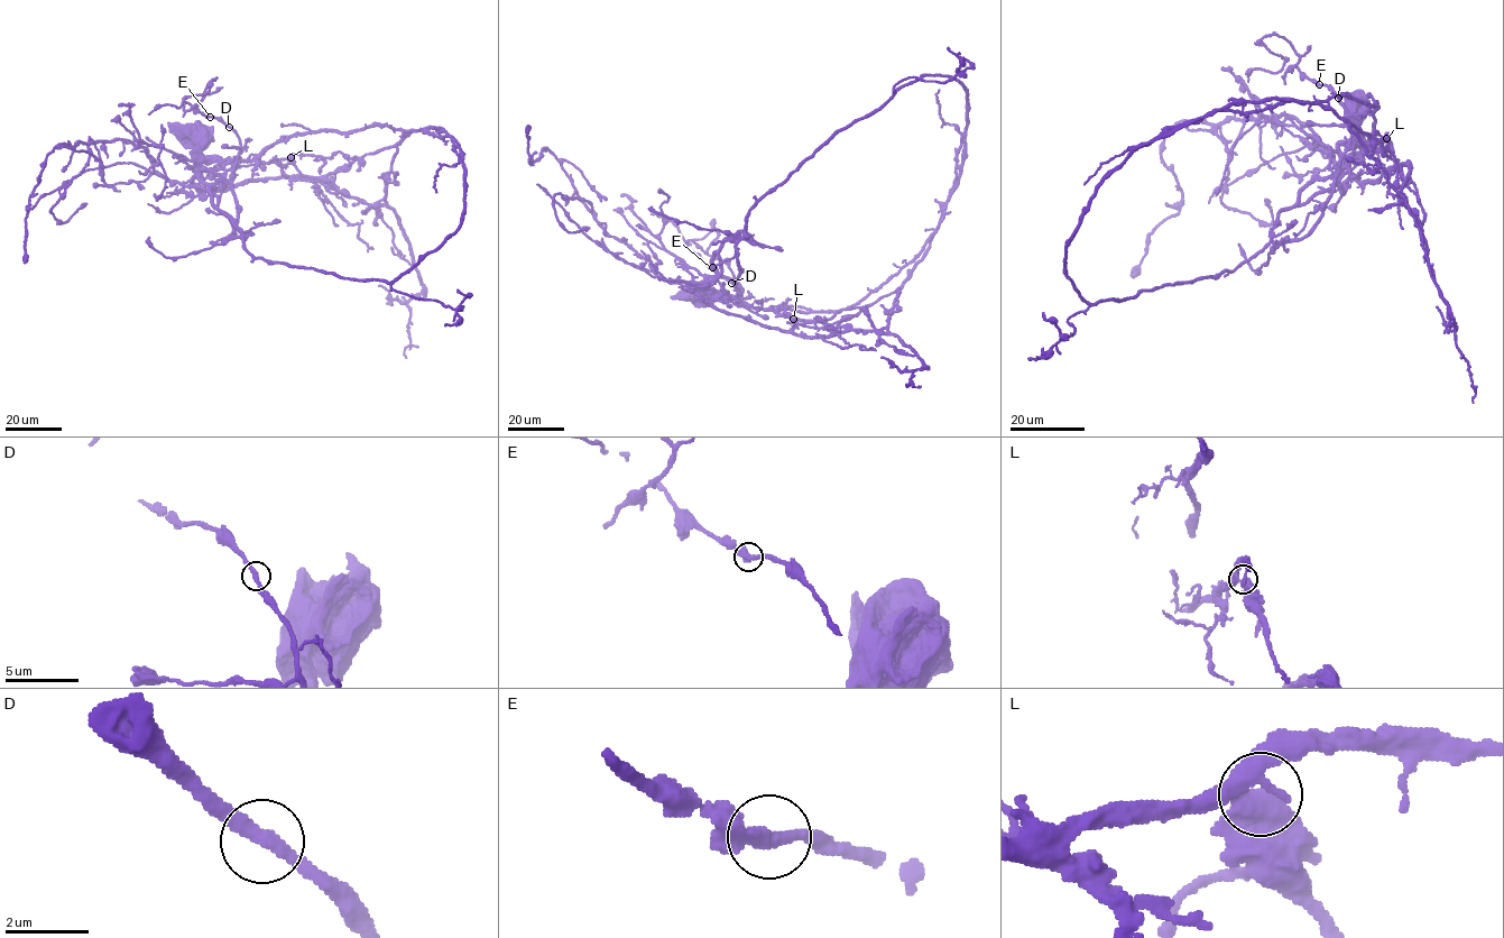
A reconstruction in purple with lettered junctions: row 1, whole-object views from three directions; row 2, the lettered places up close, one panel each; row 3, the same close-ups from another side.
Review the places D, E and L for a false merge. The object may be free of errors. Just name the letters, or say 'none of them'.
none of them

